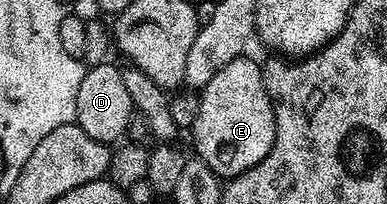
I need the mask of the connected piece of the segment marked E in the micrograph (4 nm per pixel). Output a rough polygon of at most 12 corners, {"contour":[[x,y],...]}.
{"contour":[[249,56],[200,91],[196,157],[222,180],[275,144],[275,112]]}

